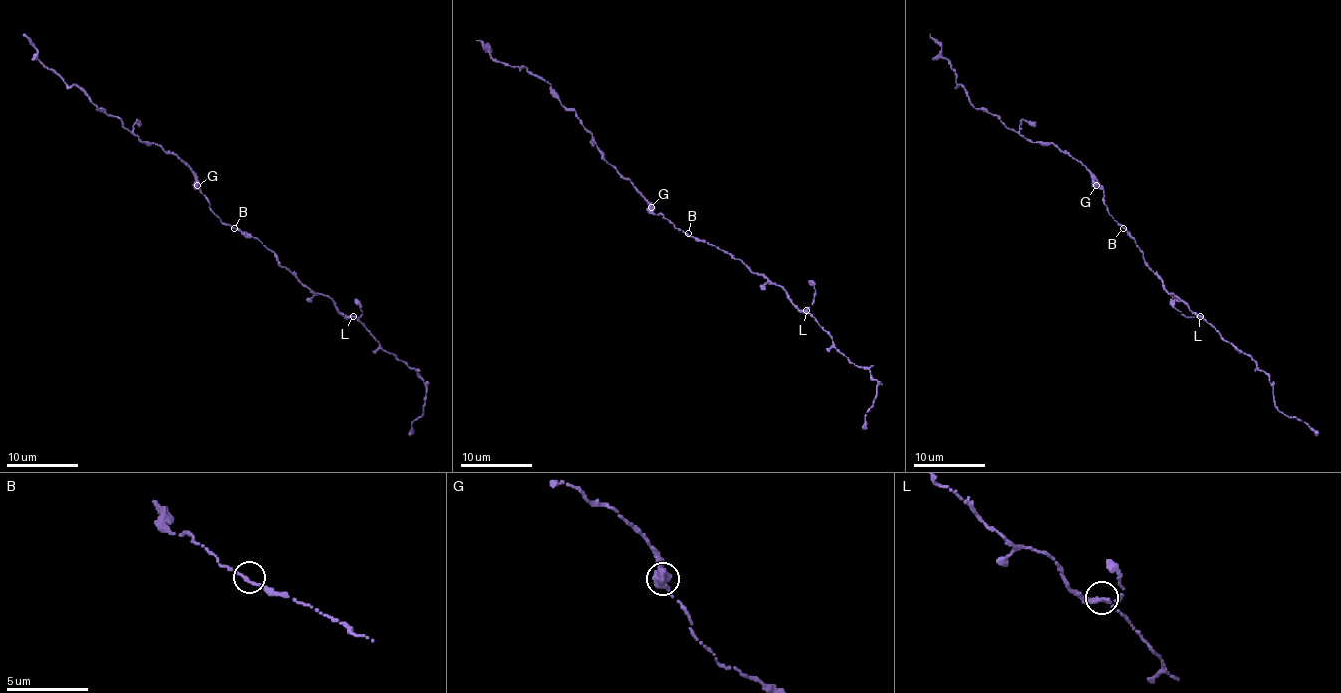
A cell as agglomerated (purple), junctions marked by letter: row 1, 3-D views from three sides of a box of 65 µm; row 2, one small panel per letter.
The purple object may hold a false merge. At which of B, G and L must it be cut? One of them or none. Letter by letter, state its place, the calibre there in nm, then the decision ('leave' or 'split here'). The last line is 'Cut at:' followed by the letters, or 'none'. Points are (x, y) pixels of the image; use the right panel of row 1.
B: place (1123, 228); calibre 200 nm; leave
G: place (1096, 185); calibre 550 nm; leave
L: place (1200, 316); calibre 260 nm; leave
Cut at: none

